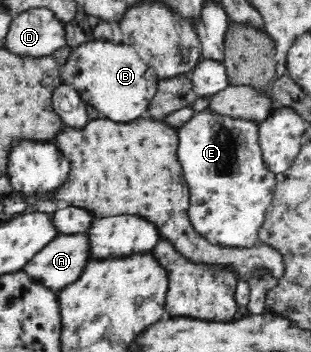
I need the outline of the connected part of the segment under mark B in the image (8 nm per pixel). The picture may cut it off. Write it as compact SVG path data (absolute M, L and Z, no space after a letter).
M91 40L71 49L59 70L60 86L71 87L86 106L93 104L101 114L117 122L141 118L149 110L160 82L154 69L146 66L133 45L103 40Z

